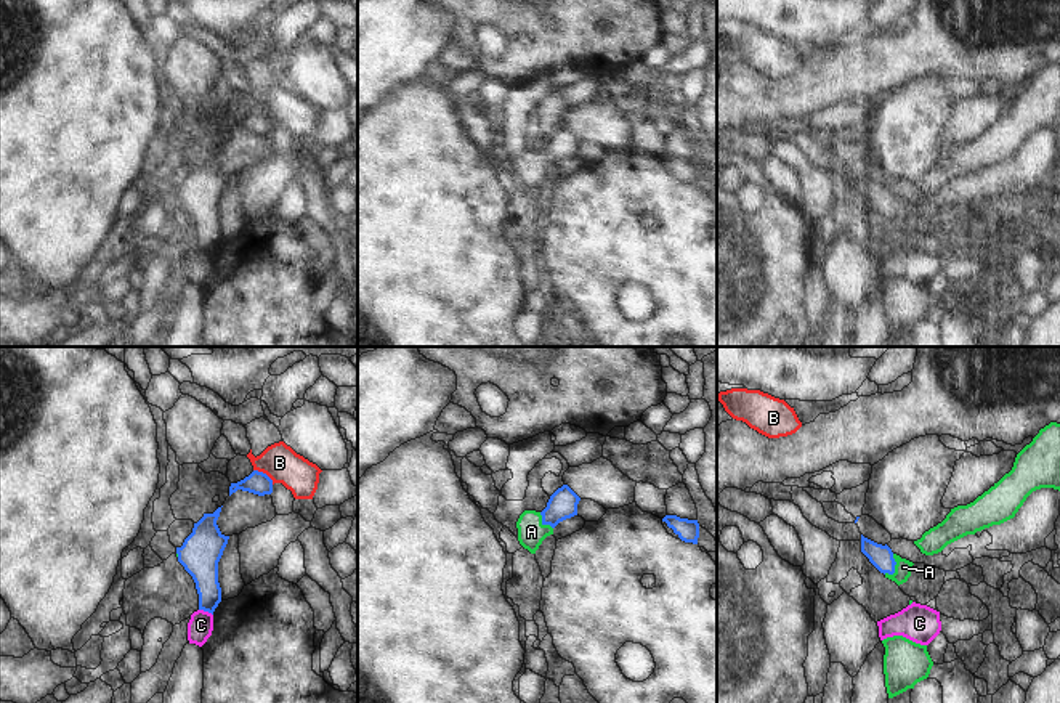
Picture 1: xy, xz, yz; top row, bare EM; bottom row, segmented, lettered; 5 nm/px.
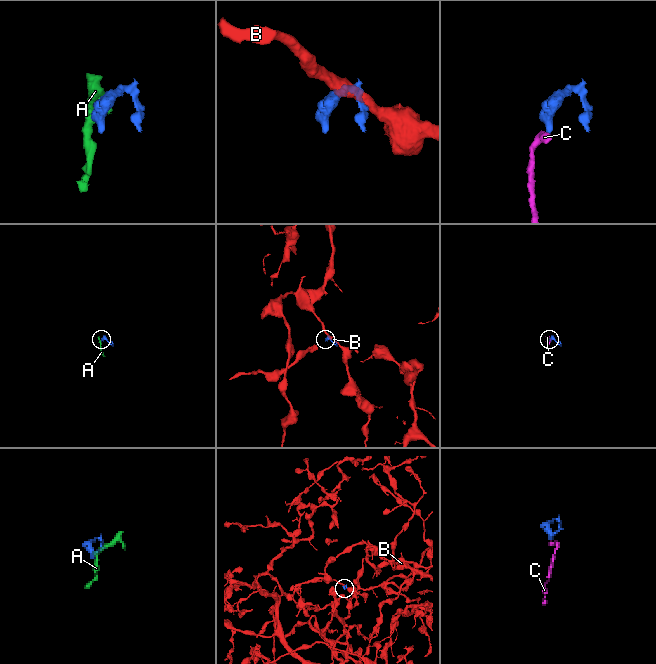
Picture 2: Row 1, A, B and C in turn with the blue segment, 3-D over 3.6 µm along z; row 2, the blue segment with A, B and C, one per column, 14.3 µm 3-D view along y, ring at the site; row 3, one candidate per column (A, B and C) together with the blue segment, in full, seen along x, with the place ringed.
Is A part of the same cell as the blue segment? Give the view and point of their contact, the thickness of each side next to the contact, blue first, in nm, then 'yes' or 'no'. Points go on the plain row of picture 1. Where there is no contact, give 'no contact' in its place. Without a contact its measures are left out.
yz (894, 209) | 110/90 nm | yes

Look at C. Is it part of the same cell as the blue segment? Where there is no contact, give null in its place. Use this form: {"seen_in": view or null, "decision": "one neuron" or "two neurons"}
{"seen_in": "xy", "decision": "two neurons"}

